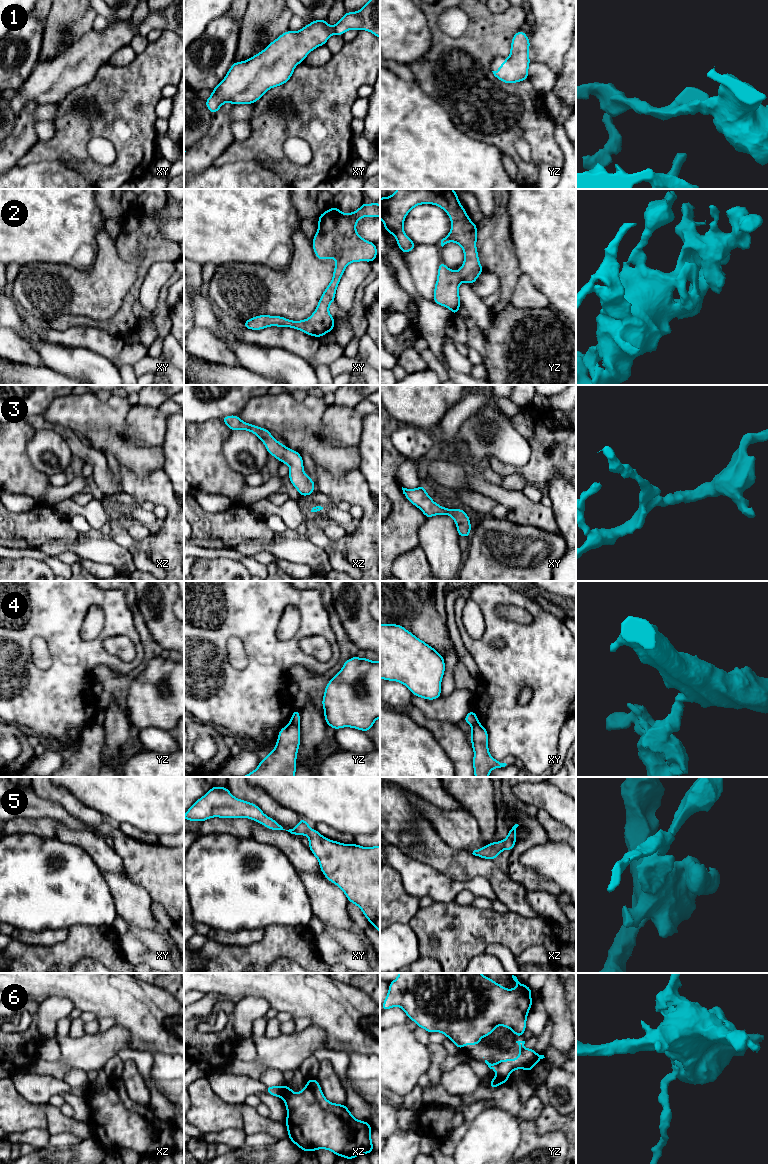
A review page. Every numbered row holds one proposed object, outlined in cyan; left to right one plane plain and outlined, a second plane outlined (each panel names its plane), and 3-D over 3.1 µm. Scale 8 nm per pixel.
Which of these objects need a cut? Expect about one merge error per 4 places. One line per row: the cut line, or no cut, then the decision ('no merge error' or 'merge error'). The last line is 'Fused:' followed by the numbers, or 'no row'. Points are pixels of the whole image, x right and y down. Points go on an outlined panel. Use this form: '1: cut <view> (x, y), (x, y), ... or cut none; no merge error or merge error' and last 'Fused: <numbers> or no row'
1: cut none; no merge error
2: cut none; no merge error
3: cut none; no merge error
4: cut yz (290, 722), (298, 725); merge error
5: cut none; no merge error
6: cut xz (285, 1087), (281, 1096); merge error
Fused: 4, 6

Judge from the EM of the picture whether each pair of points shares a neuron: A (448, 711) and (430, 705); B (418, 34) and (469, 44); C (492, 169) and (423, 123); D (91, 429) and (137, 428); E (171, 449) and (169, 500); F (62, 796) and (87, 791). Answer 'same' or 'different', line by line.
A: same
B: different
C: same
D: different
E: different
F: different

